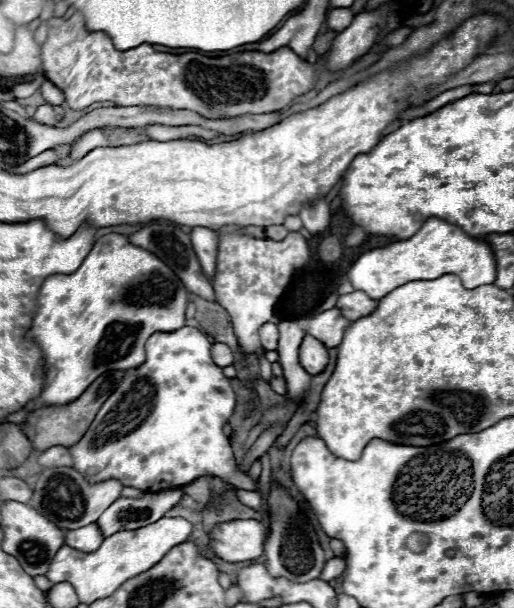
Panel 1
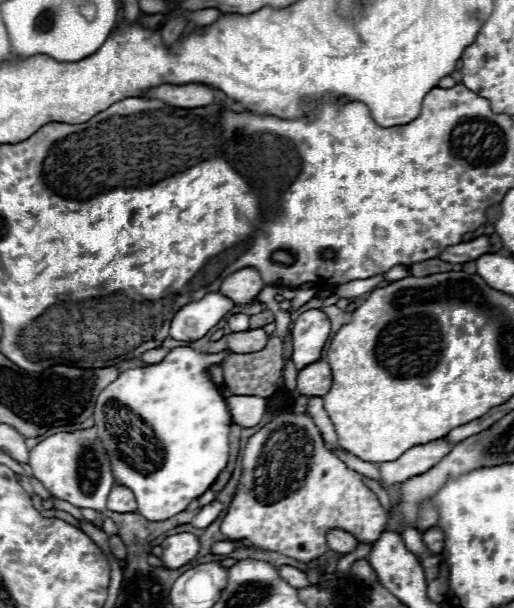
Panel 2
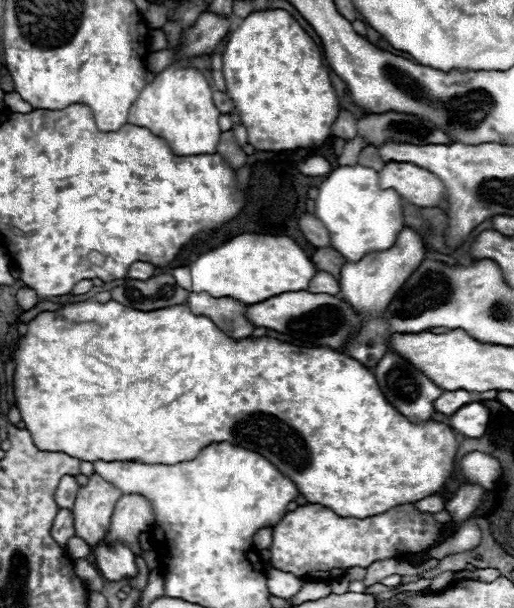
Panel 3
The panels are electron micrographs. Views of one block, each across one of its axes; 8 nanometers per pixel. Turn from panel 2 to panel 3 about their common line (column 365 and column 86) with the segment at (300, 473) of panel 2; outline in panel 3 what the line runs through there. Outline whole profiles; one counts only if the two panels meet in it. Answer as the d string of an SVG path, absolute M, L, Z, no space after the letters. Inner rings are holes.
M98 474L88 476L88 484L78 488L72 510L74 526L76 534L90 546L100 542L108 534L112 512L120 496L122 492L112 482L106 482Z

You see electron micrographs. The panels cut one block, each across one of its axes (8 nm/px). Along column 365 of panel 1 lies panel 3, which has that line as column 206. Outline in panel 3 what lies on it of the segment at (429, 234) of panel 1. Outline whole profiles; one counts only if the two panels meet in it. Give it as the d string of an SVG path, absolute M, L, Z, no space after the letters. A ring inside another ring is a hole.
M240 234L220 248L202 254L190 264L190 272L194 292L208 292L214 298L234 298L242 304L258 304L284 292L308 290L318 268L288 236Z

